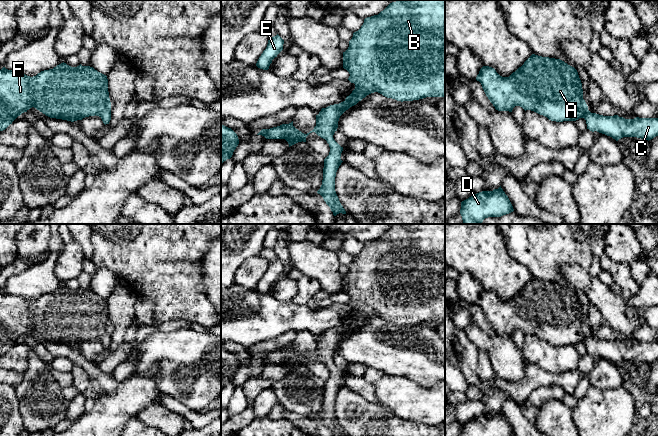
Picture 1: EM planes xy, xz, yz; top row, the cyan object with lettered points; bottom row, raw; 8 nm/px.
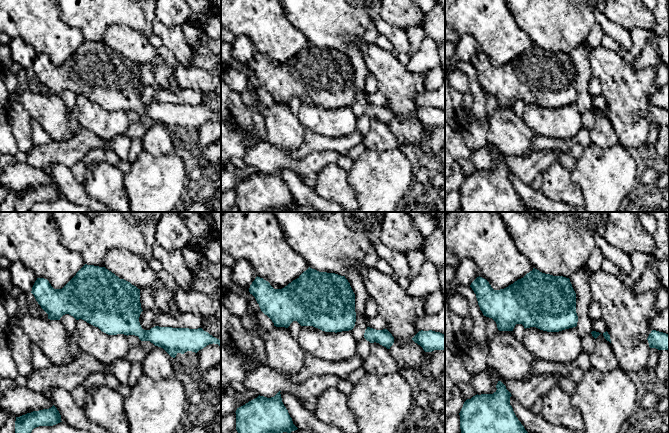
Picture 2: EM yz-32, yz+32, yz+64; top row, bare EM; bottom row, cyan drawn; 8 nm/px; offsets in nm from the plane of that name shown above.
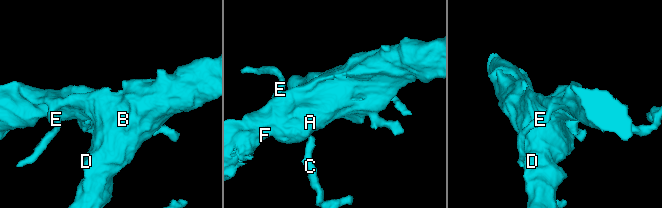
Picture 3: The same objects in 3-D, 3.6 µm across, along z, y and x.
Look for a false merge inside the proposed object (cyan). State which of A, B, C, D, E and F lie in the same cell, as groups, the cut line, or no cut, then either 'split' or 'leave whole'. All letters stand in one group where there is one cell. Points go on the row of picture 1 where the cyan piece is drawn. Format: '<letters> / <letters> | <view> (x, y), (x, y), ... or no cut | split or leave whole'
A B C D E F | no cut | leave whole

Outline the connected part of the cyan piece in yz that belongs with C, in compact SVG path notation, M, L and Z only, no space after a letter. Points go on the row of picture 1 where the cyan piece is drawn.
M532 54L509 77L502 77L494 68L483 66L476 80L481 83L486 96L498 111L512 112L515 106L520 106L525 111L534 111L556 122L584 118L587 129L610 136L616 141L623 137L637 137L649 141L658 136L658 118L625 119L618 115L603 116L591 113L583 99L582 83L577 70L560 59Z

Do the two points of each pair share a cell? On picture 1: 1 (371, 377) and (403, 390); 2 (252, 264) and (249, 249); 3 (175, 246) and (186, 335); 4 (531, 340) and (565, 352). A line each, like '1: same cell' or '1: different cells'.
1: different cells
2: different cells
3: different cells
4: same cell

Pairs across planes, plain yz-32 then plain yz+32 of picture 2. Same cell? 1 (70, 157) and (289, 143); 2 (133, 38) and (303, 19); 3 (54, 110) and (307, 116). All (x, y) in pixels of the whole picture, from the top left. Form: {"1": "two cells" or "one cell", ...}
{"1": "two cells", "2": "two cells", "3": "two cells"}

